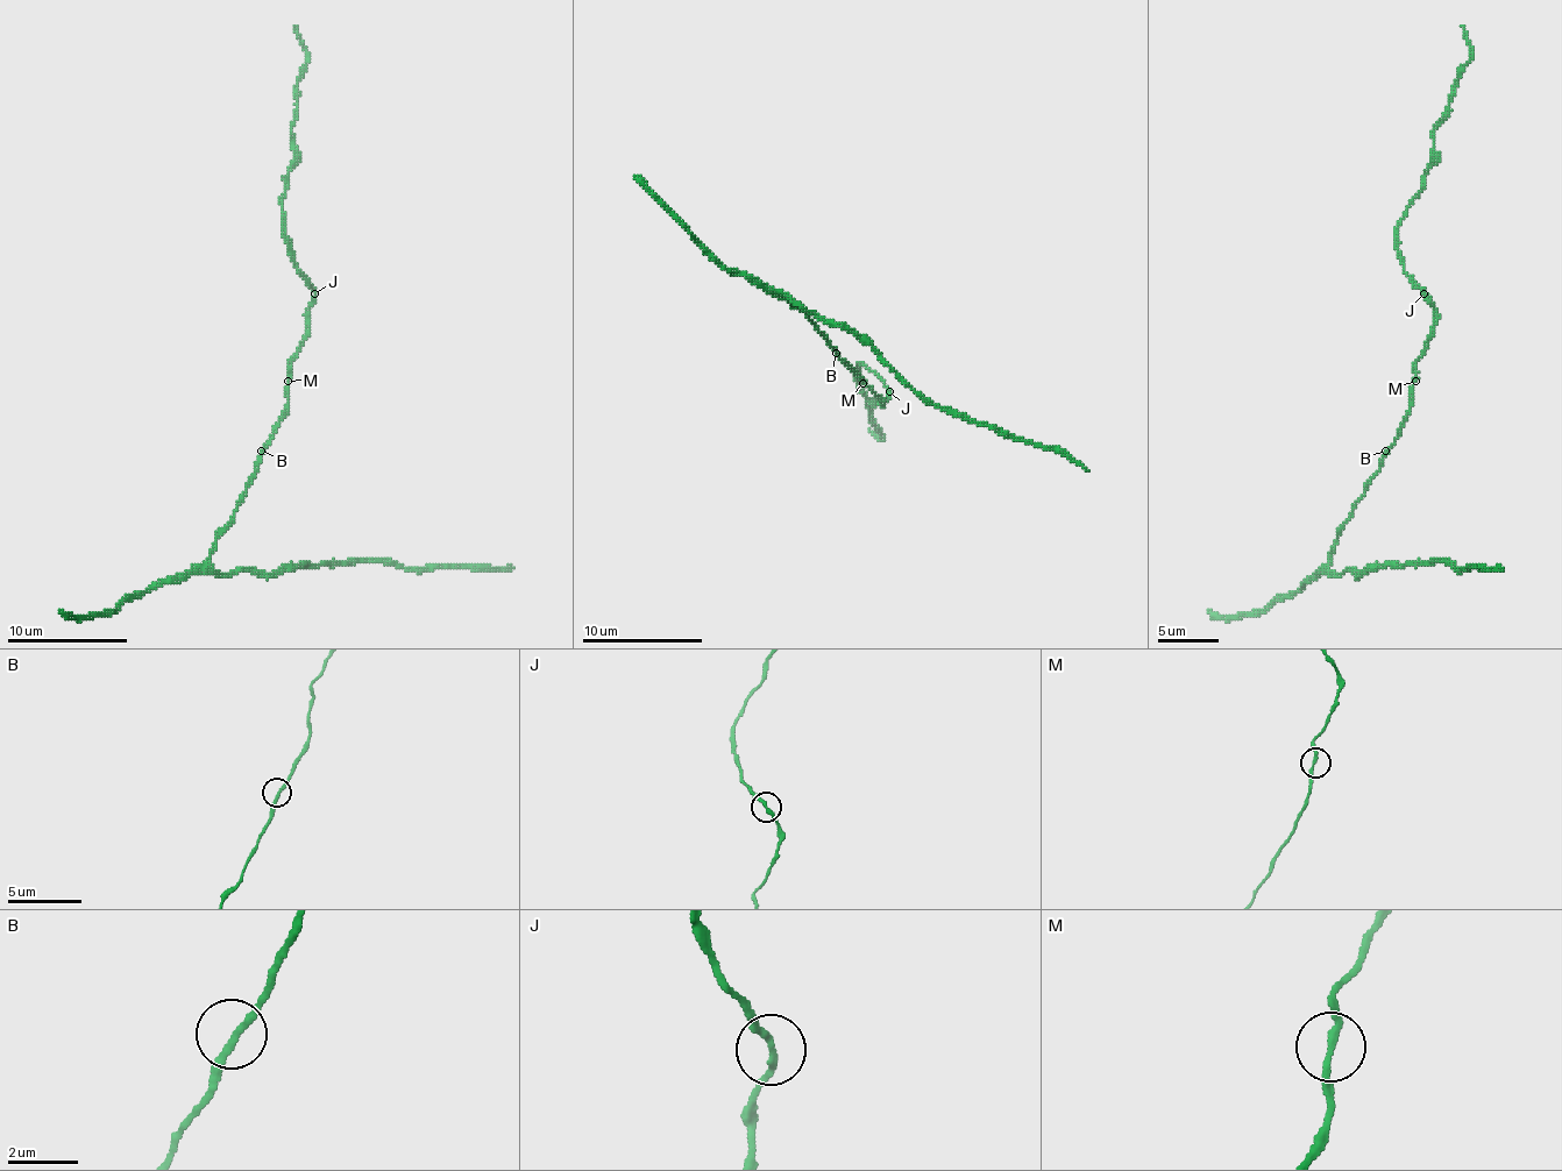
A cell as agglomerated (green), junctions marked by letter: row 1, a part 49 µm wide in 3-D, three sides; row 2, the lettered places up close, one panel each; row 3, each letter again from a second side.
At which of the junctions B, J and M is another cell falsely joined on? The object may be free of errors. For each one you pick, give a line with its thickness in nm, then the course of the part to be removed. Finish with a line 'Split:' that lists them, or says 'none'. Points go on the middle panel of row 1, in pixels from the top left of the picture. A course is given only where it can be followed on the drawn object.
Split: none

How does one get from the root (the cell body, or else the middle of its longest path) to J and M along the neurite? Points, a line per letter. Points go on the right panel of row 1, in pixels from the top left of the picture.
J: (1389, 453), (1413, 402), (1415, 360), (1434, 324), (1434, 309), (1425, 293)
M: (1389, 453), (1413, 402), (1415, 381)

